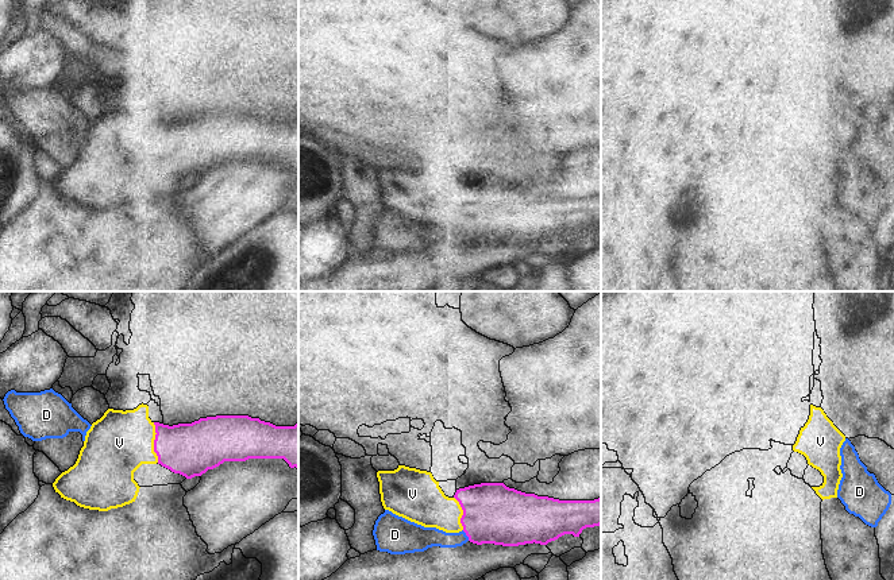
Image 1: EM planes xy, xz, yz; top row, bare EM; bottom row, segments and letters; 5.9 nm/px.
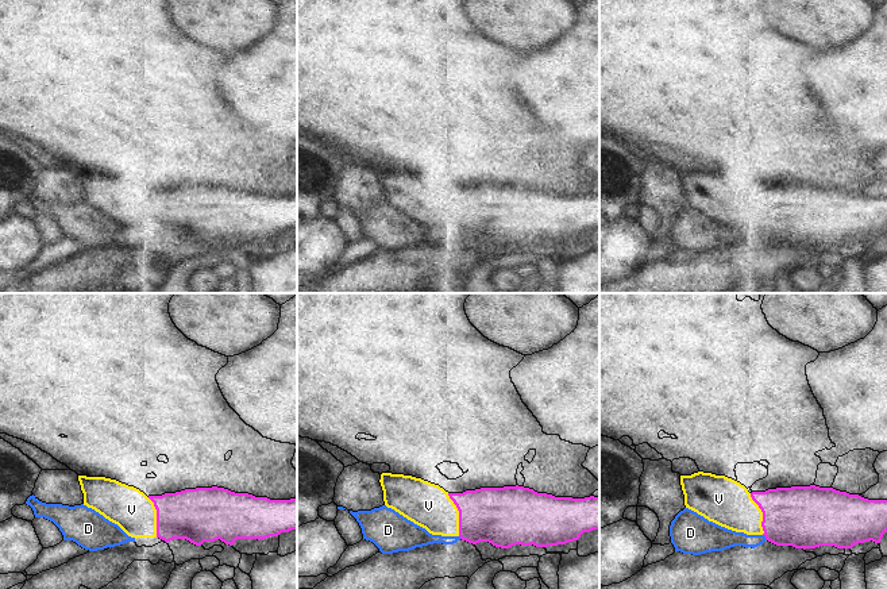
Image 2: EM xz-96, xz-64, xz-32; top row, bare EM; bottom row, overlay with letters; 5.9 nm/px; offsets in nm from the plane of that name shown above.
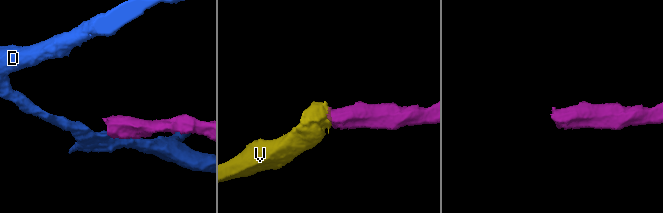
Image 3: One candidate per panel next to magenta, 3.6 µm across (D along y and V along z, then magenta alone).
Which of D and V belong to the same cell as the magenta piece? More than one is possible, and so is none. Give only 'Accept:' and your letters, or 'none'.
Accept: V

